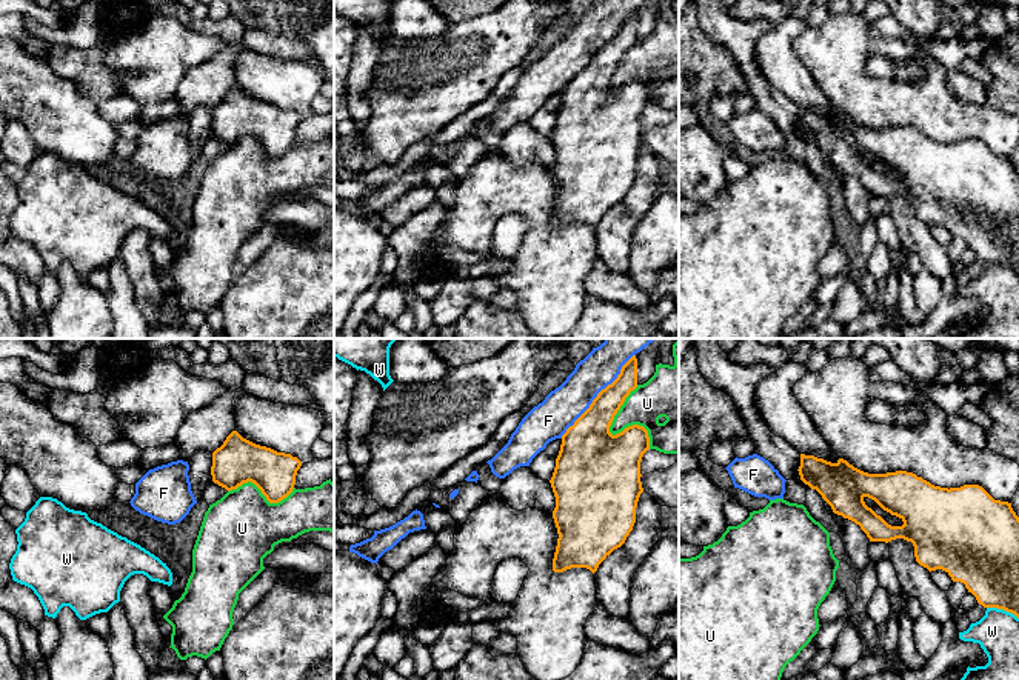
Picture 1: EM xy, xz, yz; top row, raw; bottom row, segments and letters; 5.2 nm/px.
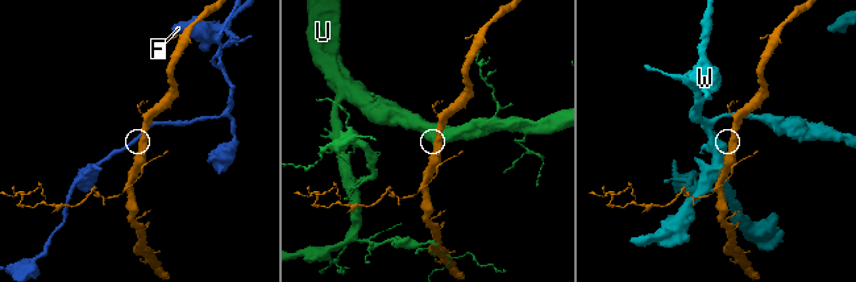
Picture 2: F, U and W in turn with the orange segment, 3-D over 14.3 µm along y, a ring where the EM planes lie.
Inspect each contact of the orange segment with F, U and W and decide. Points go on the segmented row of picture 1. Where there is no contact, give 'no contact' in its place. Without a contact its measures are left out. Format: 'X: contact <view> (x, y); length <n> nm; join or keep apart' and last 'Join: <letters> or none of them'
F: contact xz (598, 396); length 600 nm; keep apart
U: contact xz (616, 434); length 340 nm; keep apart
W: contact yz (1002, 608); length 180 nm; keep apart
Join: none of them

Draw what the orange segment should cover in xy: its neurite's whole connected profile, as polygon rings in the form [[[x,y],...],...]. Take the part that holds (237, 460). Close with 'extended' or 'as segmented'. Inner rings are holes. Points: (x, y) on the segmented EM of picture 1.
[[[232,431],[212,452],[211,475],[226,491],[251,482],[269,503],[279,503],[292,492],[300,466],[297,457],[256,445]]] | as segmented

